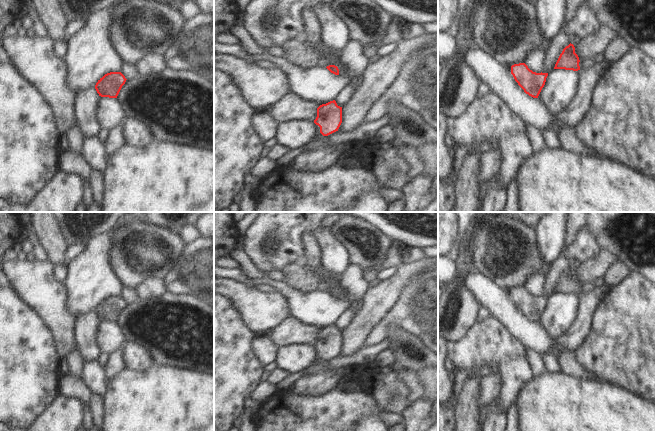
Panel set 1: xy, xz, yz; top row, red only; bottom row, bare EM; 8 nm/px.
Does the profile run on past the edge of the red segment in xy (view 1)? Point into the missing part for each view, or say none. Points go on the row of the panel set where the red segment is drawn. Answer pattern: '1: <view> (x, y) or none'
1: none

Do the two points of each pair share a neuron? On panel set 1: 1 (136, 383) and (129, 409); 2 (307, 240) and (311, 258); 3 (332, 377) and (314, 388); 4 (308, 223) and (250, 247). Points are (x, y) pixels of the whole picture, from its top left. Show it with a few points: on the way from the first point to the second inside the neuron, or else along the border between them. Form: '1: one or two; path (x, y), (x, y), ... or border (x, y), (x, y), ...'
1: one; path (136, 389), (135, 403)
2: one; path (310, 244), (311, 254)
3: one; path (328, 379), (318, 384)
4: one; path (294, 223), (283, 223), (272, 234), (264, 237)

